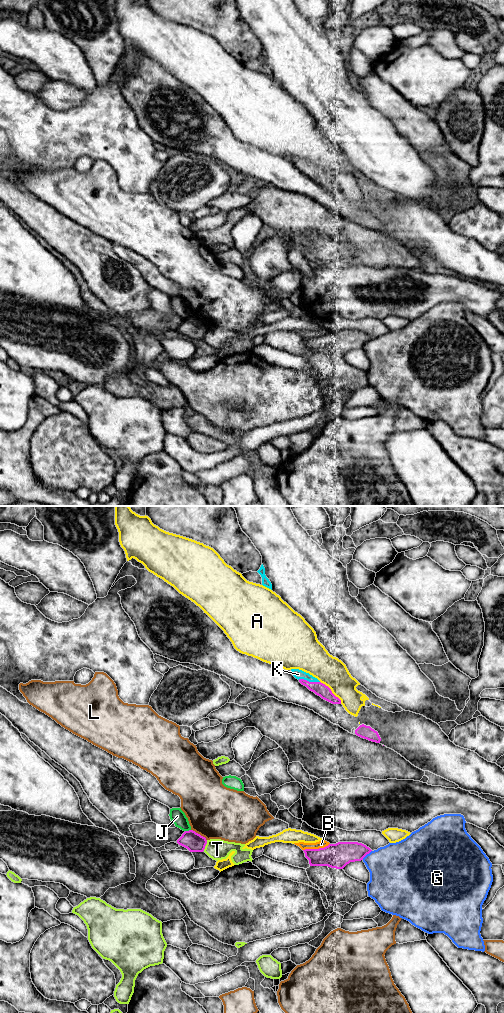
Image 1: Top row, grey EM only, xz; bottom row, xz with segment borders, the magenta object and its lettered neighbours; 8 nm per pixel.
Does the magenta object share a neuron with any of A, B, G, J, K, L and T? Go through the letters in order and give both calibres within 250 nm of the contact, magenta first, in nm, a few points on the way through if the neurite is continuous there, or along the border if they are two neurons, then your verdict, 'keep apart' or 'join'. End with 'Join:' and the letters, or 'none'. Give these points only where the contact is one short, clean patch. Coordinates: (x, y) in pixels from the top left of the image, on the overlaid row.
A: calibres 110 and 240 nm; keep apart
B: calibres 200 and 60 nm; keep apart
G: calibres 200 and 380 nm; keep apart
J: calibres 160 and 120 nm; keep apart
K: calibres 110 and 80 nm; way xz (320, 689), (308, 681), (298, 674); join
L: calibres 160 and 440 nm; keep apart
T: calibres 160 and 170 nm; keep apart
Join: K

